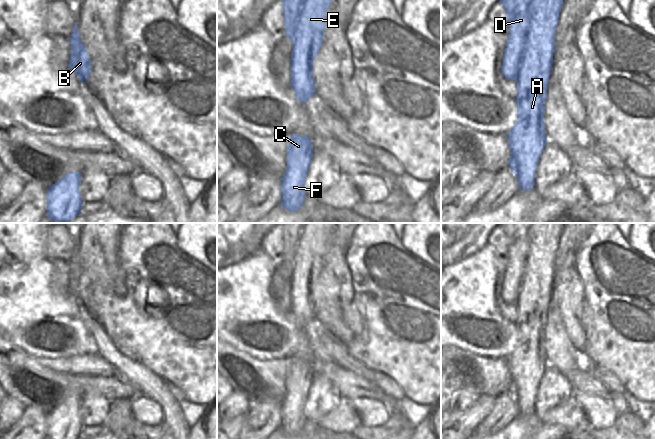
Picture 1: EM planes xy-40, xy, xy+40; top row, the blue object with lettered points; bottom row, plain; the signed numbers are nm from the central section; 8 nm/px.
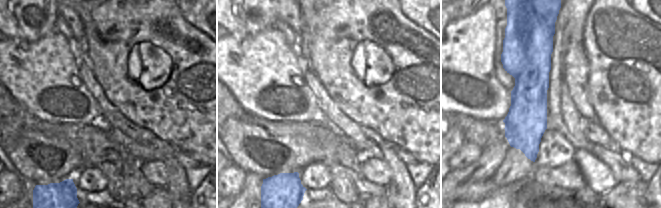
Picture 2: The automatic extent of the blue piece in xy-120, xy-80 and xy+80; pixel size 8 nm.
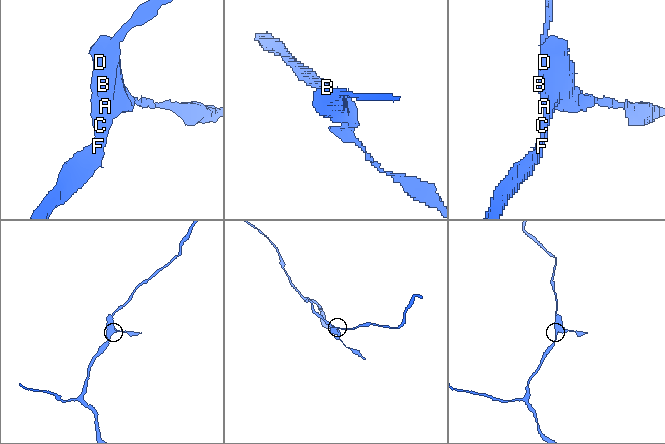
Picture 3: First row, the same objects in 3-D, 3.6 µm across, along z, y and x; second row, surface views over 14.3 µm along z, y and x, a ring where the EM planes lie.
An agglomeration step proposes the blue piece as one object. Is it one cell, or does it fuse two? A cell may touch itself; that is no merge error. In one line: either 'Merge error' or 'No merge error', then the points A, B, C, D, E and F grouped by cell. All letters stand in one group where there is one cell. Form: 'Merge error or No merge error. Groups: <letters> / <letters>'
Merge error. Groups: A B C E F / D

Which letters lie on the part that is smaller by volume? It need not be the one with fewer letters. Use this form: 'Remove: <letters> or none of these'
Remove: D

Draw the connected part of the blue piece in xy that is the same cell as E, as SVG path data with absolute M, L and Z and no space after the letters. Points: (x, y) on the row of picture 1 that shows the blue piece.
M305 0L303 15L301 17L301 37L291 52L291 88L295 91L295 97L303 105L313 96L311 81L313 80L313 63L315 58L309 55L313 52L317 55L319 43L325 33L325 13L329 9L332 0Z

